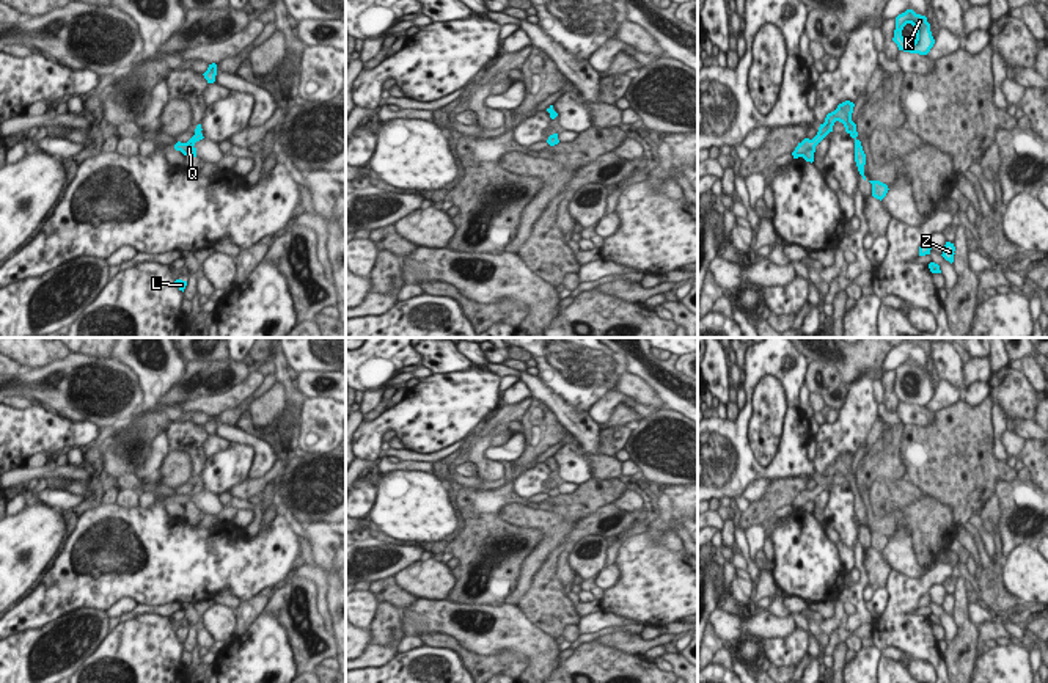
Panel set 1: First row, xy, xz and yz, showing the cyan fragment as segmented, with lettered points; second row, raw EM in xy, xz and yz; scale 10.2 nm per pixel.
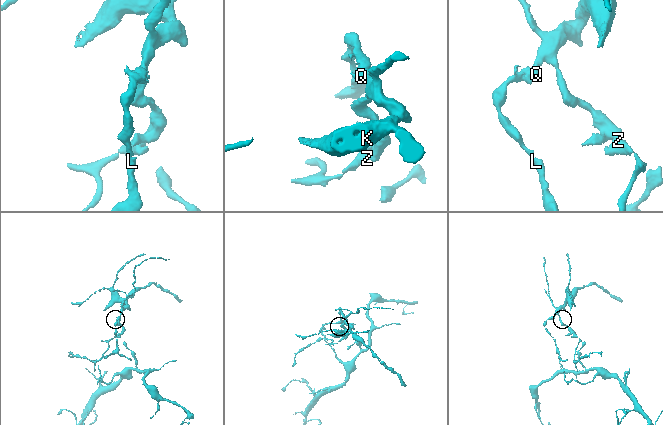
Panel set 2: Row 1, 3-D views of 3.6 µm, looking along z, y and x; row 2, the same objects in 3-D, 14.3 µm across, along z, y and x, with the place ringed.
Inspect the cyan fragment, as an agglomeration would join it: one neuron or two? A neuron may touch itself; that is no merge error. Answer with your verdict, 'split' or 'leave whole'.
leave whole

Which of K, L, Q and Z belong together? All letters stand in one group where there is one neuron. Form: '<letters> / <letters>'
K L Q Z

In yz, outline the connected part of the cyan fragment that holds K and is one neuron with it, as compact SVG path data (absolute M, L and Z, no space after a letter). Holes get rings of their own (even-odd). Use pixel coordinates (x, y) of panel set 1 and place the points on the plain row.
M907 361L896 369L892 393L897 396L899 402L919 407L927 407L935 396L927 369L916 366L913 361ZM907 375L916 380L916 391L913 394L907 394L902 388L902 382Z

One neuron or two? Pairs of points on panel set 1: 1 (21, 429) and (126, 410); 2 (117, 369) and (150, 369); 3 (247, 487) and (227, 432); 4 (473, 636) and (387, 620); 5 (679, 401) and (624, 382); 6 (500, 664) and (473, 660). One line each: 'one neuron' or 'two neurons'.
1: two neurons
2: two neurons
3: two neurons
4: two neurons
5: two neurons
6: one neuron

